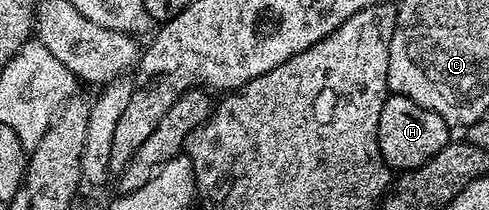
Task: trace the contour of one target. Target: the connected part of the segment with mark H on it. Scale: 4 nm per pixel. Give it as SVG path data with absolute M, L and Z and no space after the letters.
M389 94L382 105L382 113L378 117L378 145L389 167L397 172L413 171L433 159L449 143L448 134L449 125L441 115L422 109L422 105L410 101L410 97Z

